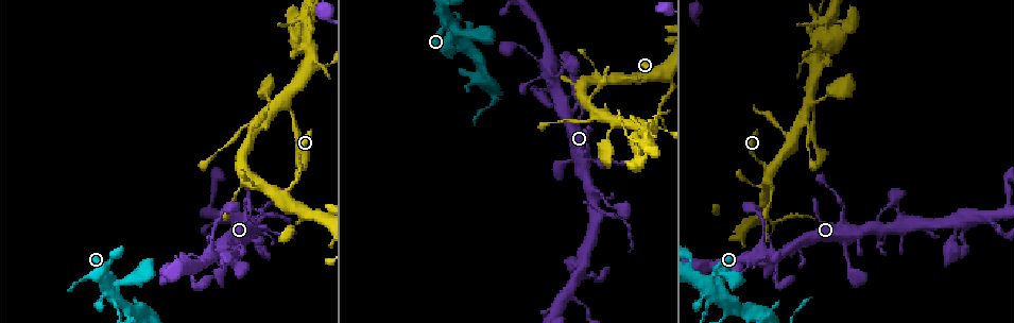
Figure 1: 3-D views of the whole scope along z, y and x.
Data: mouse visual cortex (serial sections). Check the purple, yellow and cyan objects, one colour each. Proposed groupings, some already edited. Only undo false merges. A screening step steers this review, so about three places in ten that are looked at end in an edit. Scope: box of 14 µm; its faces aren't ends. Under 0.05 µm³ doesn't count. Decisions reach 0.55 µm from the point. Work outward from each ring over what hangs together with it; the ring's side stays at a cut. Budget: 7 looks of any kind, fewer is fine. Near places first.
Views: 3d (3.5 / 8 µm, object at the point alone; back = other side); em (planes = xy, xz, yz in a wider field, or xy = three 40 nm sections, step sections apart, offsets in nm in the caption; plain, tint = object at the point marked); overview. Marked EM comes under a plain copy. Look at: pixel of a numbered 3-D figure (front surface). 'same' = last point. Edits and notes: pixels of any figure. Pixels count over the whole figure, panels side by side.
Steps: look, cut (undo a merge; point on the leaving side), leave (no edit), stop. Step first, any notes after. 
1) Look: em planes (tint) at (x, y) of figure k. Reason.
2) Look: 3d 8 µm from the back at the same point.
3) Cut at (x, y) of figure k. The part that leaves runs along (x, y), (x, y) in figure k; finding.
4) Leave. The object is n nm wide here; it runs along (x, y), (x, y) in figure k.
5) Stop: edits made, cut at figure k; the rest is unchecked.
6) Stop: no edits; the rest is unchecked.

Look: 3d 3.5 µm at (240, 253) of figure 1. Narrows sharply.

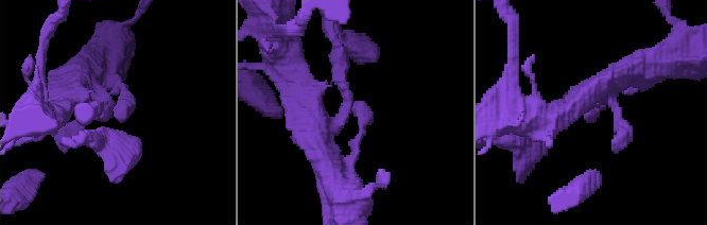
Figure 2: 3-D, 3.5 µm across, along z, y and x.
Look: em xy step 5 (tint) at (112, 107) of figure 2.

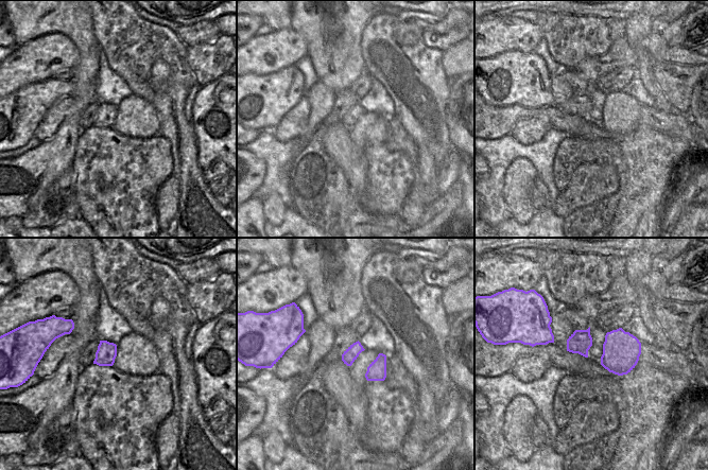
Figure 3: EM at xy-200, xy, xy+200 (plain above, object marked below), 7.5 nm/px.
Leave. It runs along (625, 70), (587, 106), (517, 109) in figure 2; one cell here.

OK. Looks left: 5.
Look: em xy step 3 (tint) at (283, 195) of figure 1. Two arms in line, one across.

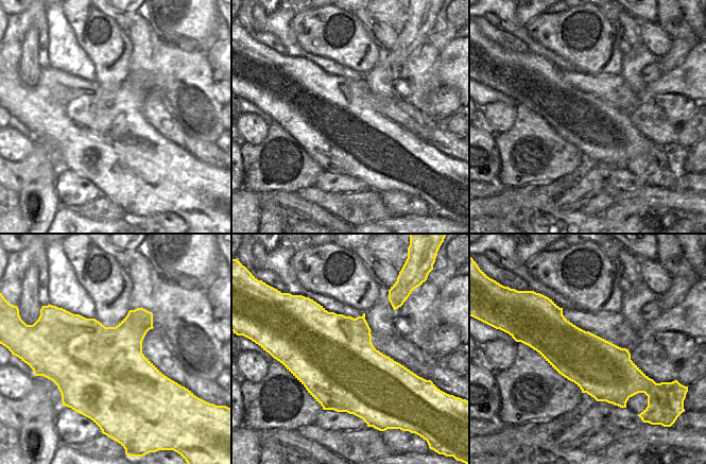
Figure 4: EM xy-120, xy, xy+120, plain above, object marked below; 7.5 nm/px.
Look: 3d 3.5 µm at the same point.

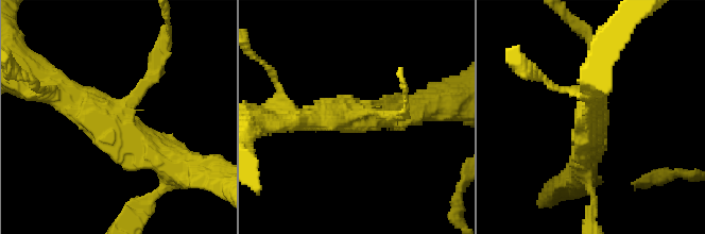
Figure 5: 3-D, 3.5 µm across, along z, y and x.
Leave. It runs along (157, 65), (115, 118), (52, 88) in figure 5; all the same cell.

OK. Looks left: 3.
Look: 3d 3.5 µm at (115, 303) of figure 1. Four arms meet.

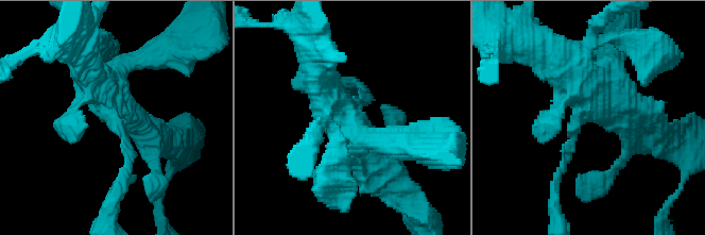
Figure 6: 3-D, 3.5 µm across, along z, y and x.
Look: em xy step 2 (tint) at (112, 119) of figure 6. 4 arms meet here; the arms are 100, 300, 400, 450 nm wide.

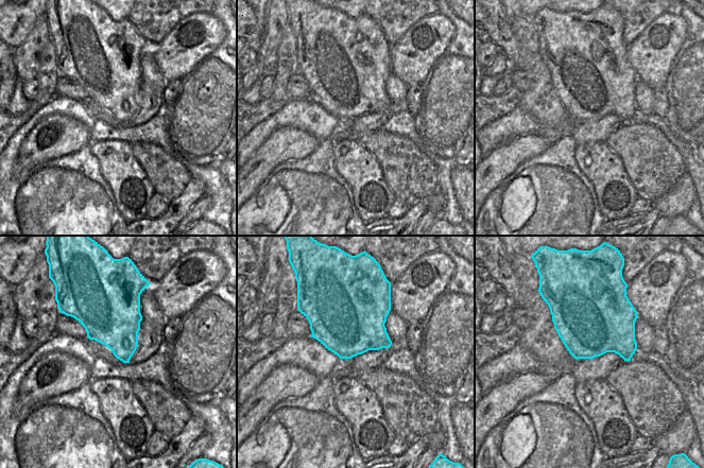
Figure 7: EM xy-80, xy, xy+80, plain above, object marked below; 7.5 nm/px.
Leave. One cell here.

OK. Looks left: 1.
Stop: no edits; the rest is unchecked.

